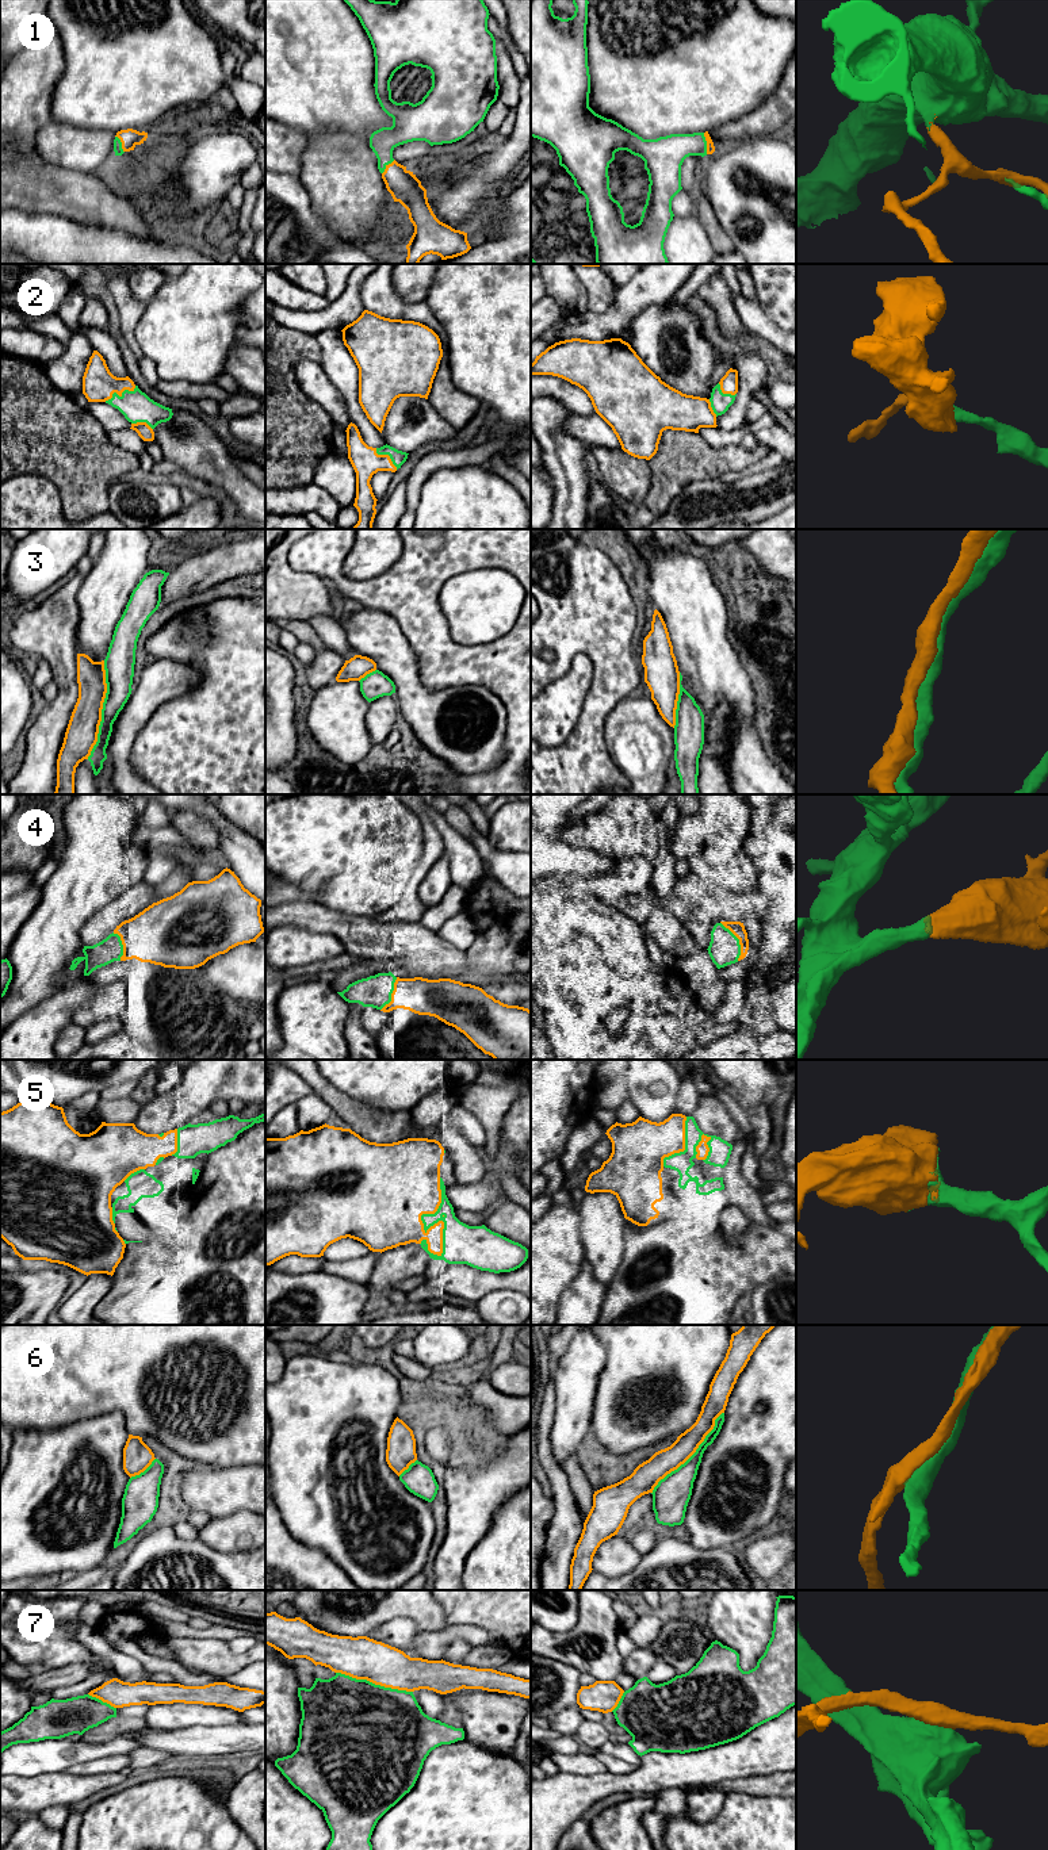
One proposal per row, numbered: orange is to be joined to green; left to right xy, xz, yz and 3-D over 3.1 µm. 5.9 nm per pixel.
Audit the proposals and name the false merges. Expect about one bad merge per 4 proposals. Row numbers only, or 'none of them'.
7

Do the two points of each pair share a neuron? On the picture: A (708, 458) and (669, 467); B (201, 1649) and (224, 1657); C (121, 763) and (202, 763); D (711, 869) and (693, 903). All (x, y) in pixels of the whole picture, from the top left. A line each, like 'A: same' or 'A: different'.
A: same
B: same
C: different
D: different

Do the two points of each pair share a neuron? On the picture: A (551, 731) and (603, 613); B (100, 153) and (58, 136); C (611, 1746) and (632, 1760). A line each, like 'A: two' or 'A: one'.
A: two
B: one
C: one

